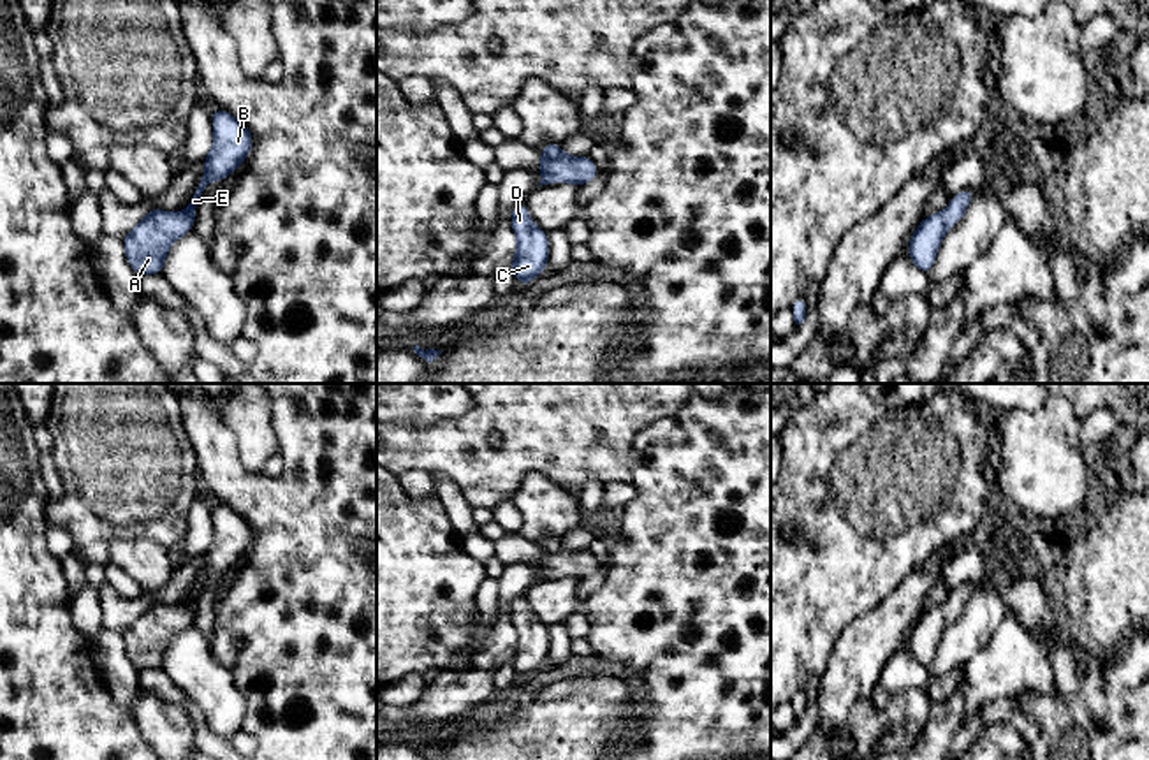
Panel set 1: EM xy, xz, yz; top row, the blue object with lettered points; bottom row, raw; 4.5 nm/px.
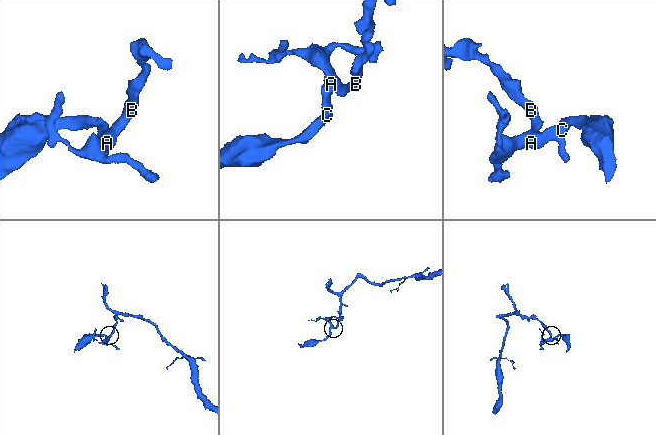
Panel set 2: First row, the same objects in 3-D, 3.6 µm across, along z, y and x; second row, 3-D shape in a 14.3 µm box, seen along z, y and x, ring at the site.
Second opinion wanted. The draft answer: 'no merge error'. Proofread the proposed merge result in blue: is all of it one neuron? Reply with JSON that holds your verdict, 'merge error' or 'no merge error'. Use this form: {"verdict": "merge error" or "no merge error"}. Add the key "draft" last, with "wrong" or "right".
{"verdict": "no merge error", "draft": "right"}

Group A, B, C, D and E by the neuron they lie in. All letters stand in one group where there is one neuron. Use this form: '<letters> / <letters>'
A B C D E

